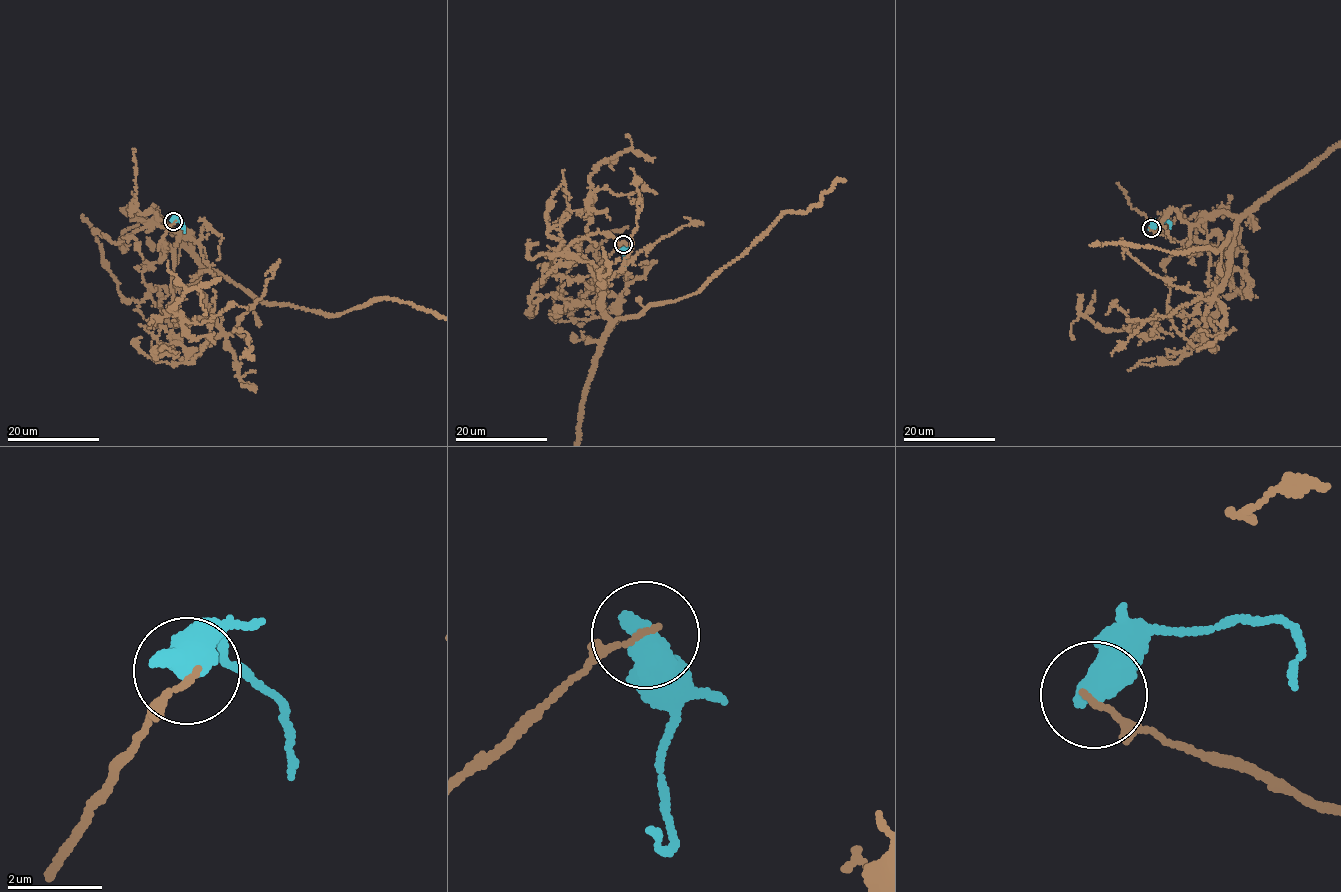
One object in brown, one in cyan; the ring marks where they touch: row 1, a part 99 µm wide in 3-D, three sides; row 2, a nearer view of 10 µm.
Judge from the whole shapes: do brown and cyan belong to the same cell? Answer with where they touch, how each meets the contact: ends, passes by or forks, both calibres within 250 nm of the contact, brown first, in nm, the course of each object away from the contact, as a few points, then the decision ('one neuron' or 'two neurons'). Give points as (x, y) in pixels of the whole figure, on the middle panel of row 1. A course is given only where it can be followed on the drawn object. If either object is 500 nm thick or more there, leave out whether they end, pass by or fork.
(623, 244) | 120/650 nm | brown via (623, 244), (583, 296), (619, 298), (610, 328), (701, 289), (784, 213), (819, 204), (843, 174) | cyan via (623, 244), (626, 252), (624, 263) | two neurons

